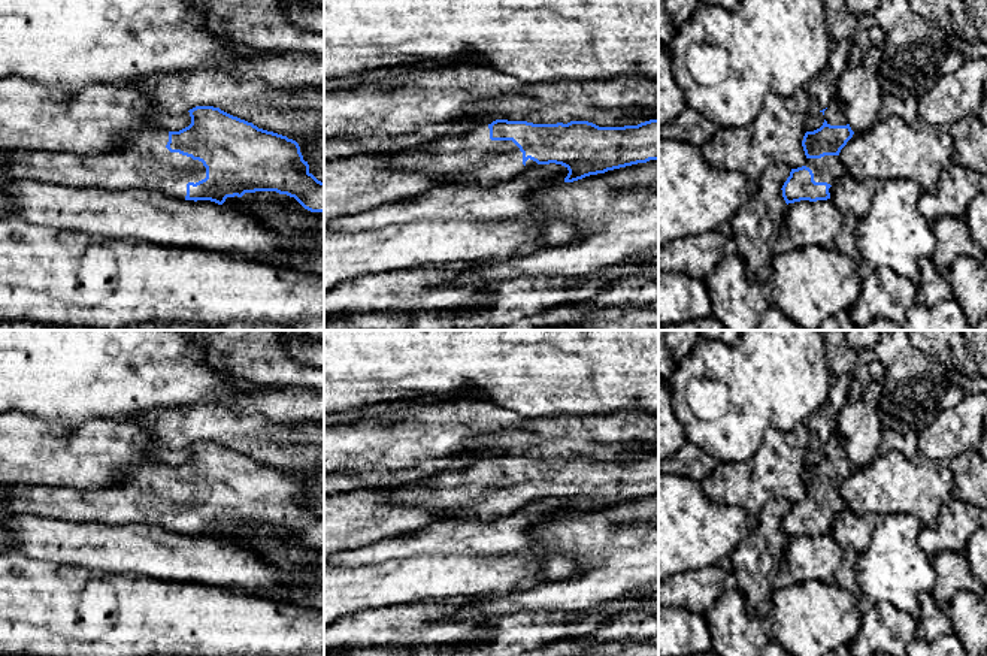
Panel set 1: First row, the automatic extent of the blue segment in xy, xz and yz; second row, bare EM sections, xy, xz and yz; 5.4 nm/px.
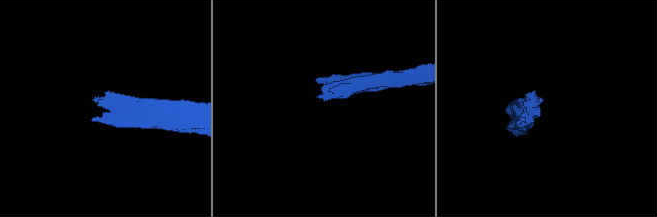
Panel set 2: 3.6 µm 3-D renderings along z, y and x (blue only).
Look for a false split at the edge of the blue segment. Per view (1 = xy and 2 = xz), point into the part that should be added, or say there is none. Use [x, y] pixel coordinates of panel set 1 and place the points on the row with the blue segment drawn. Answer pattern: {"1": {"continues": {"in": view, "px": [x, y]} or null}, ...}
{"1": {"continues": {"in": "xy", "px": [141, 160]}}, "2": {"continues": {"in": "xz", "px": [472, 159]}}}

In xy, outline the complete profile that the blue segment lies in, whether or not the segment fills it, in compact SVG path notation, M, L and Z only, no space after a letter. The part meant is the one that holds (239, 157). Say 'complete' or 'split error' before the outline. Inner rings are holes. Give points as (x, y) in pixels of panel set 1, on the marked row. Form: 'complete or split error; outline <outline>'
split error; outline M196 106L188 112L191 124L179 131L143 126L124 133L116 149L96 155L12 149L0 155L0 175L73 187L148 188L185 200L211 200L218 205L227 197L242 197L245 193L276 191L294 197L311 212L324 212L324 182L309 172L296 140L258 129L219 108Z

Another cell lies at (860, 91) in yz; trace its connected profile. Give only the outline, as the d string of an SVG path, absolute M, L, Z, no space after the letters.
M863 66L844 69L836 84L836 97L845 106L847 121L854 133L863 133L877 123L882 90L878 78Z

